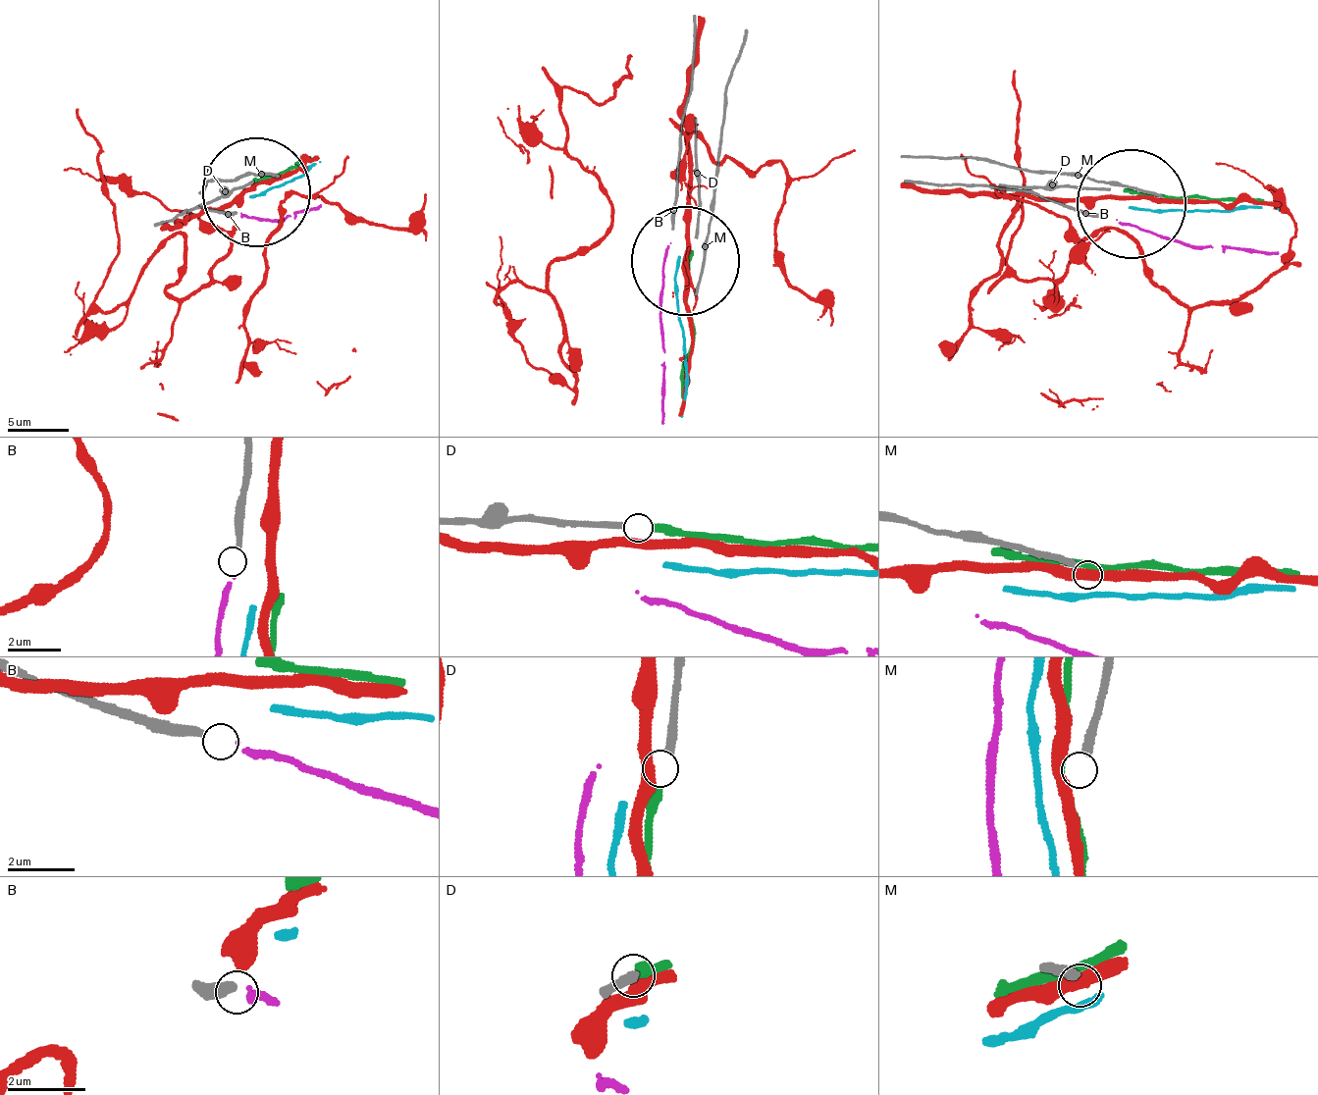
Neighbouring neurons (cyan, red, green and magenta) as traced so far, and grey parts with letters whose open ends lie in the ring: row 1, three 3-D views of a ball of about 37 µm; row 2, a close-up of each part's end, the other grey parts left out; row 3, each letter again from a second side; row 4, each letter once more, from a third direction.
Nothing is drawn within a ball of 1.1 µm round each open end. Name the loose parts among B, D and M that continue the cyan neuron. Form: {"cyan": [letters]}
{"cyan": []}

